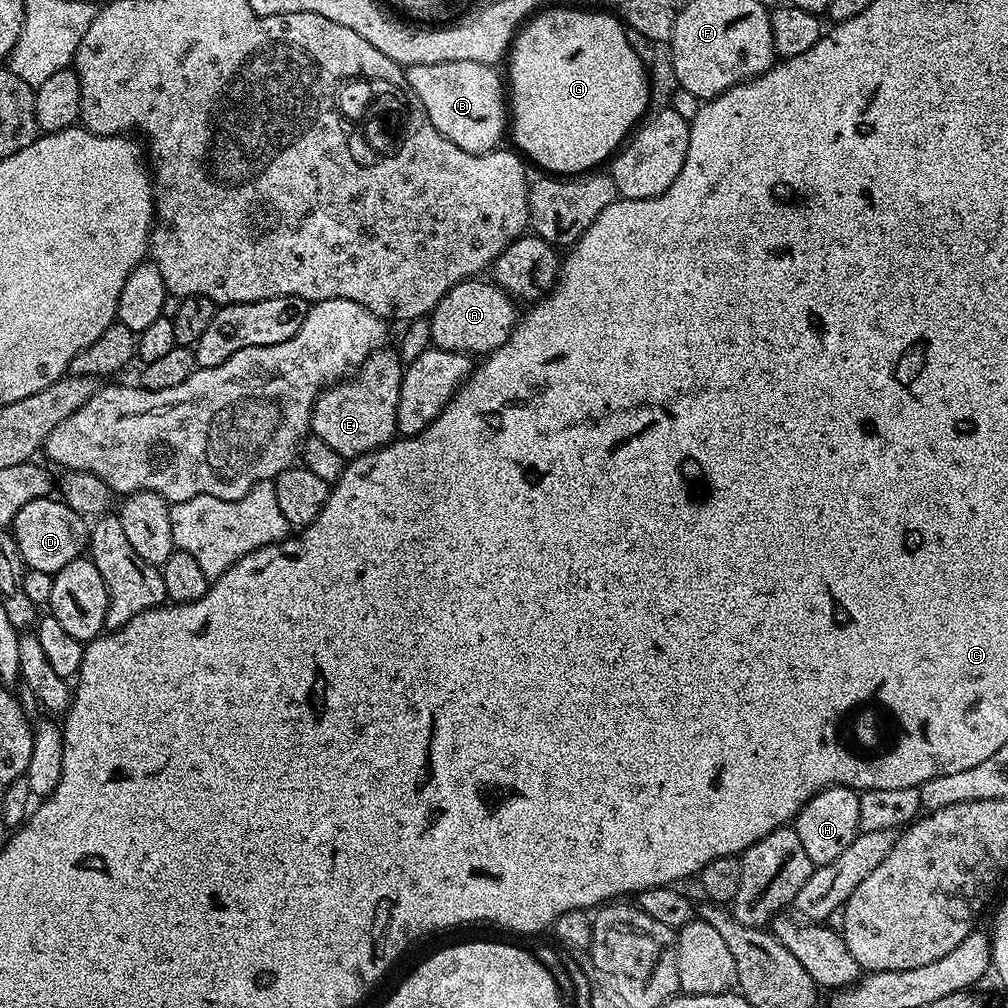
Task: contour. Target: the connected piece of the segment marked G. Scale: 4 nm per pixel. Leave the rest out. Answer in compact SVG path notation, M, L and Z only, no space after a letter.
M548 6L535 13L517 32L516 37L512 39L511 49L506 57L506 65L508 64L506 84L510 89L510 140L512 136L513 142L517 144L515 147L529 161L532 159L538 167L544 168L540 170L545 173L583 174L589 170L599 169L601 167L600 163L604 159L605 163L629 139L633 129L645 119L646 113L644 111L649 111L650 108L648 70L638 58L634 46L630 46L630 42L626 42L624 29L625 25L620 20L618 22L614 17L607 16L604 12L583 12L580 8L551 8L551 6Z

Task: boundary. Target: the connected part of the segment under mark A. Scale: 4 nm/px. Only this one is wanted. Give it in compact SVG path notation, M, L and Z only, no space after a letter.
M473 278L456 284L430 313L430 340L442 350L462 352L480 358L503 348L518 327L517 301L488 278Z

